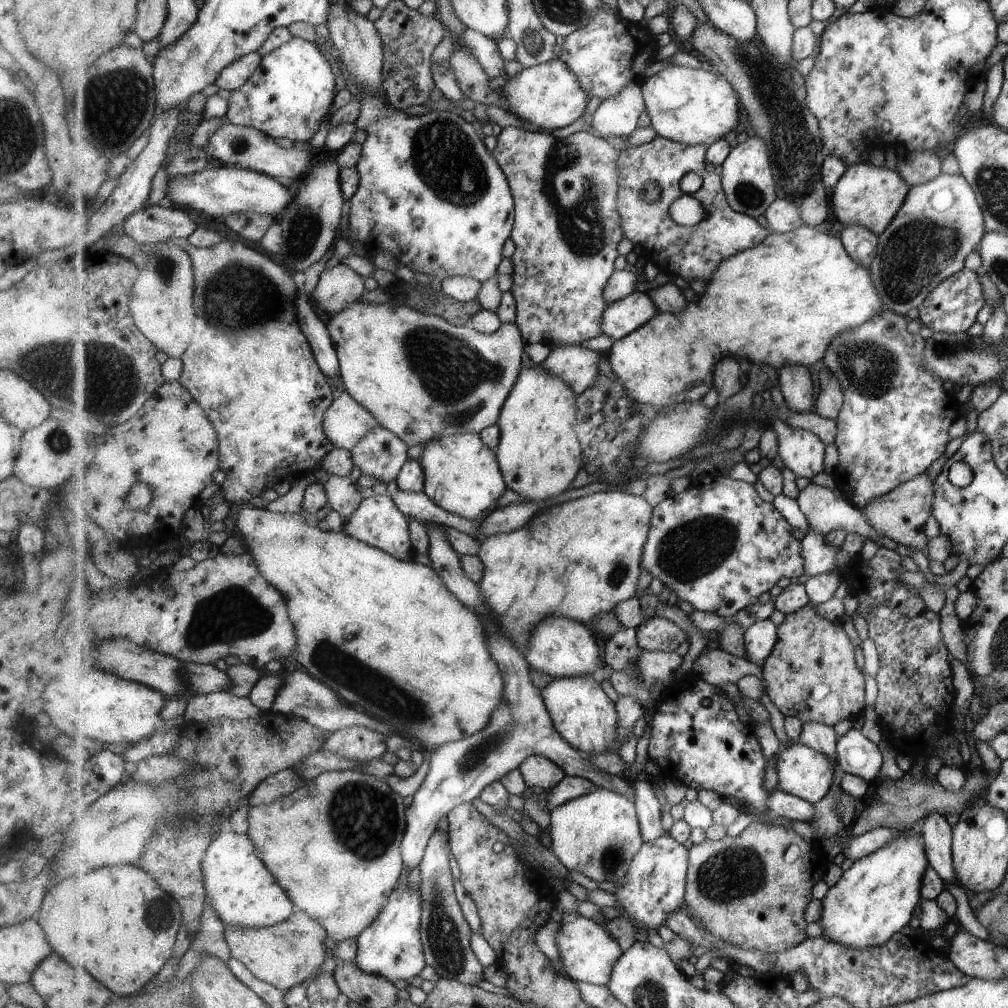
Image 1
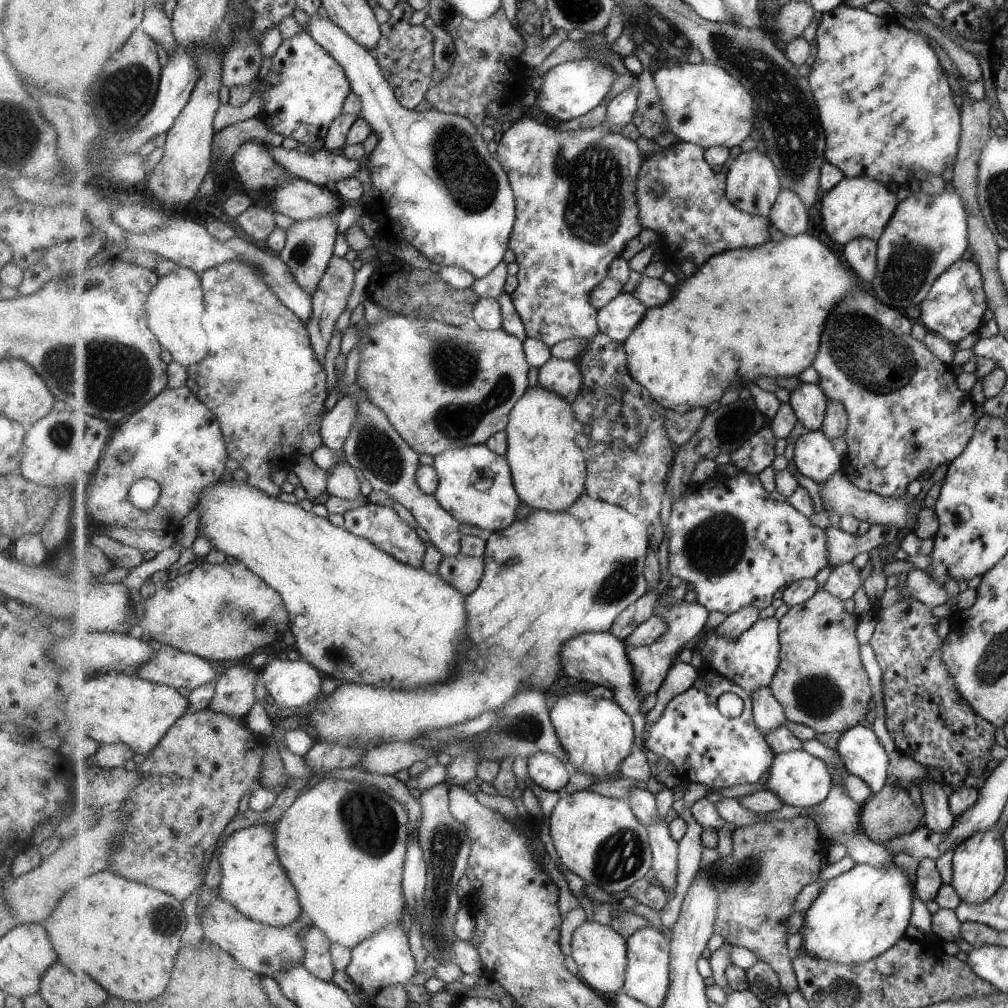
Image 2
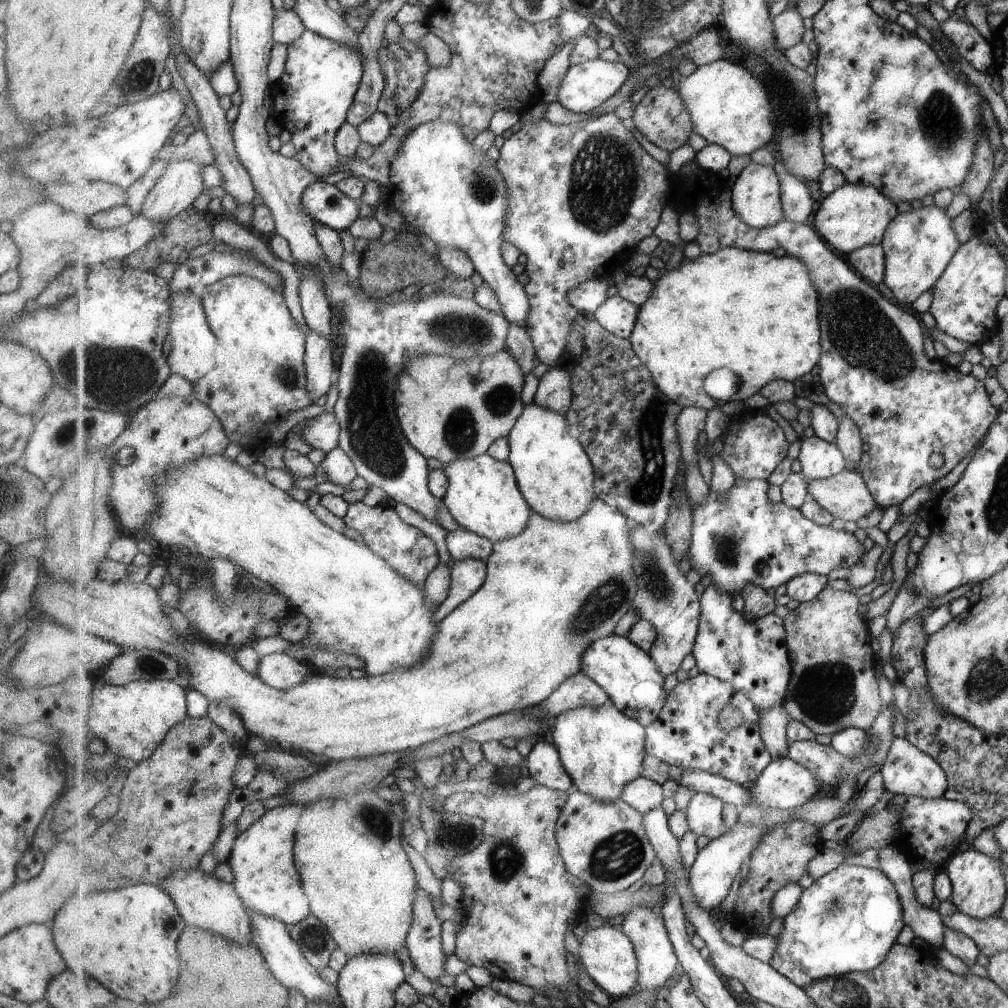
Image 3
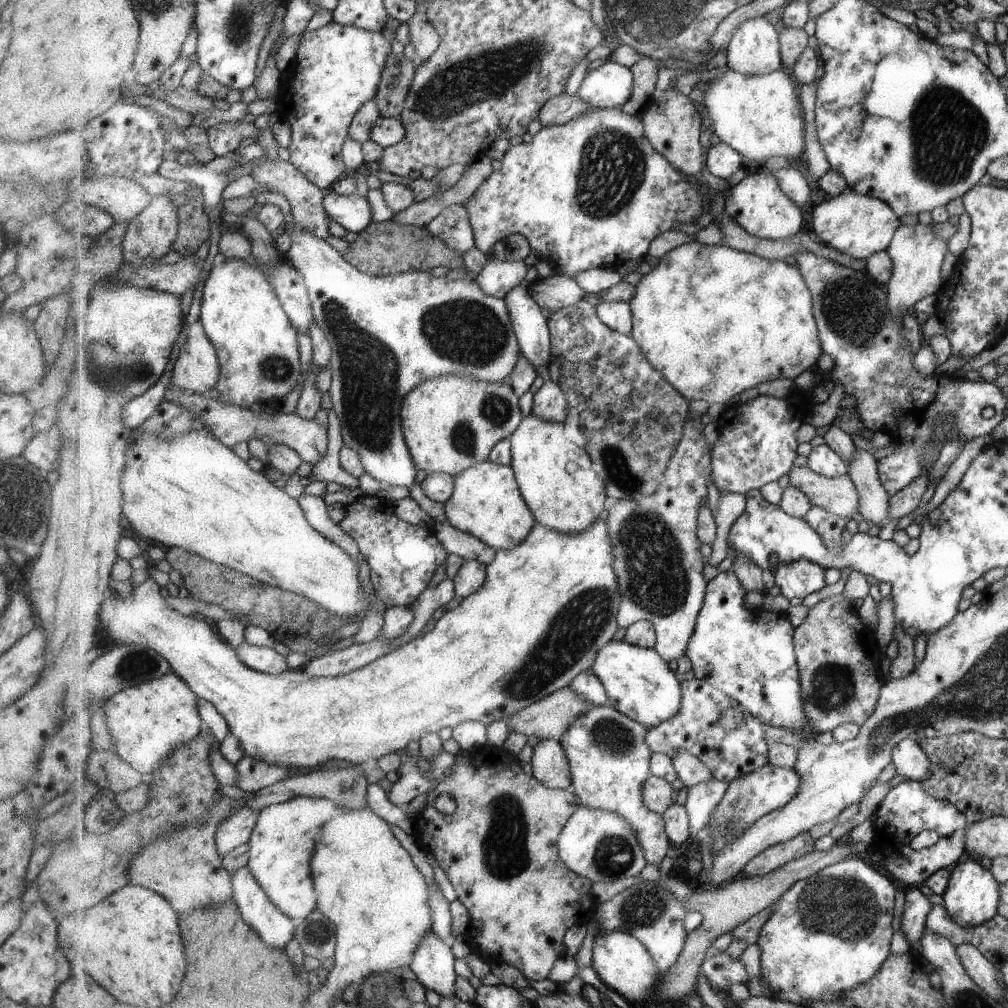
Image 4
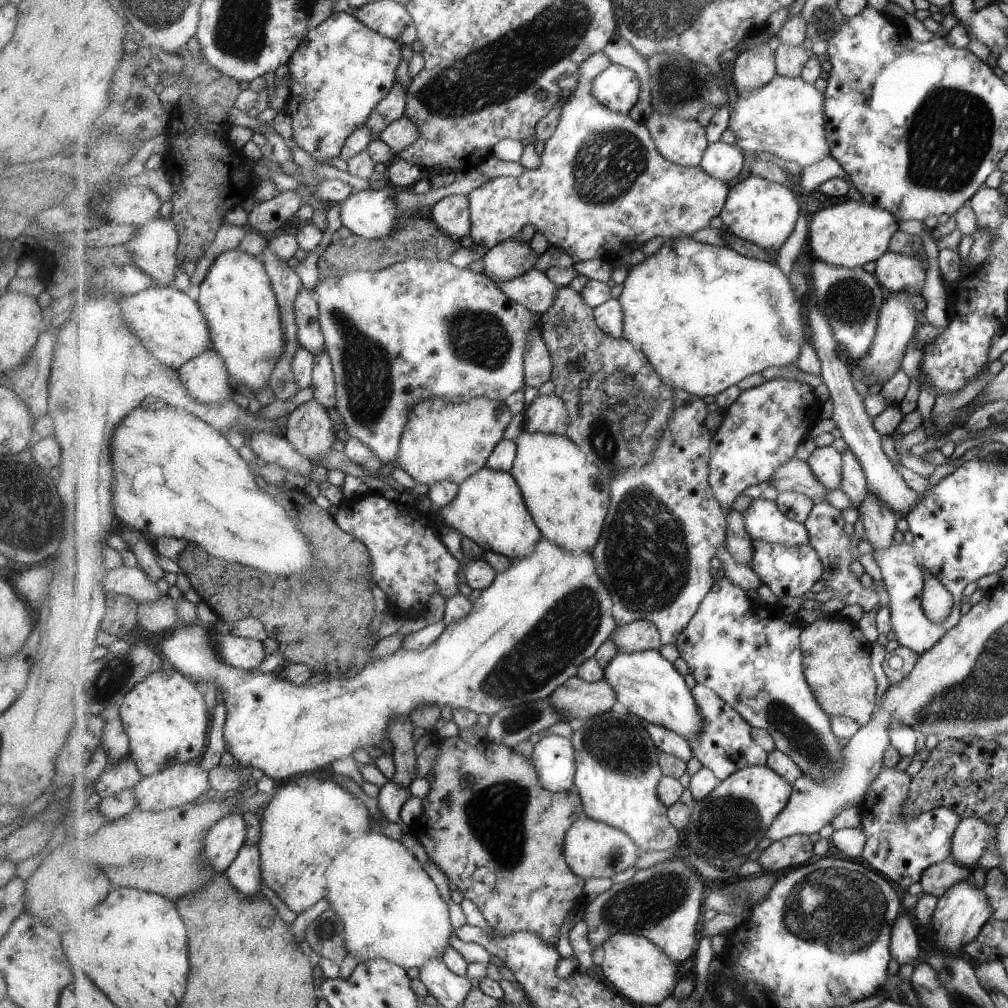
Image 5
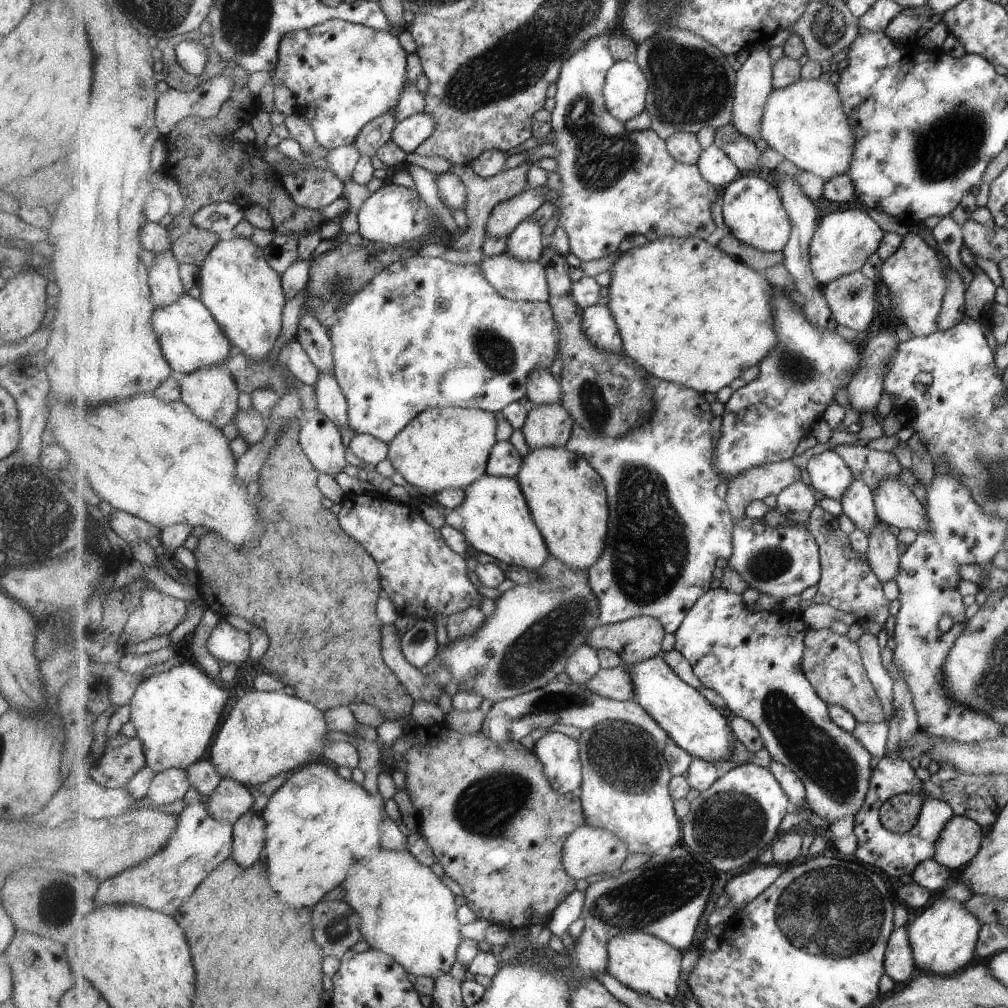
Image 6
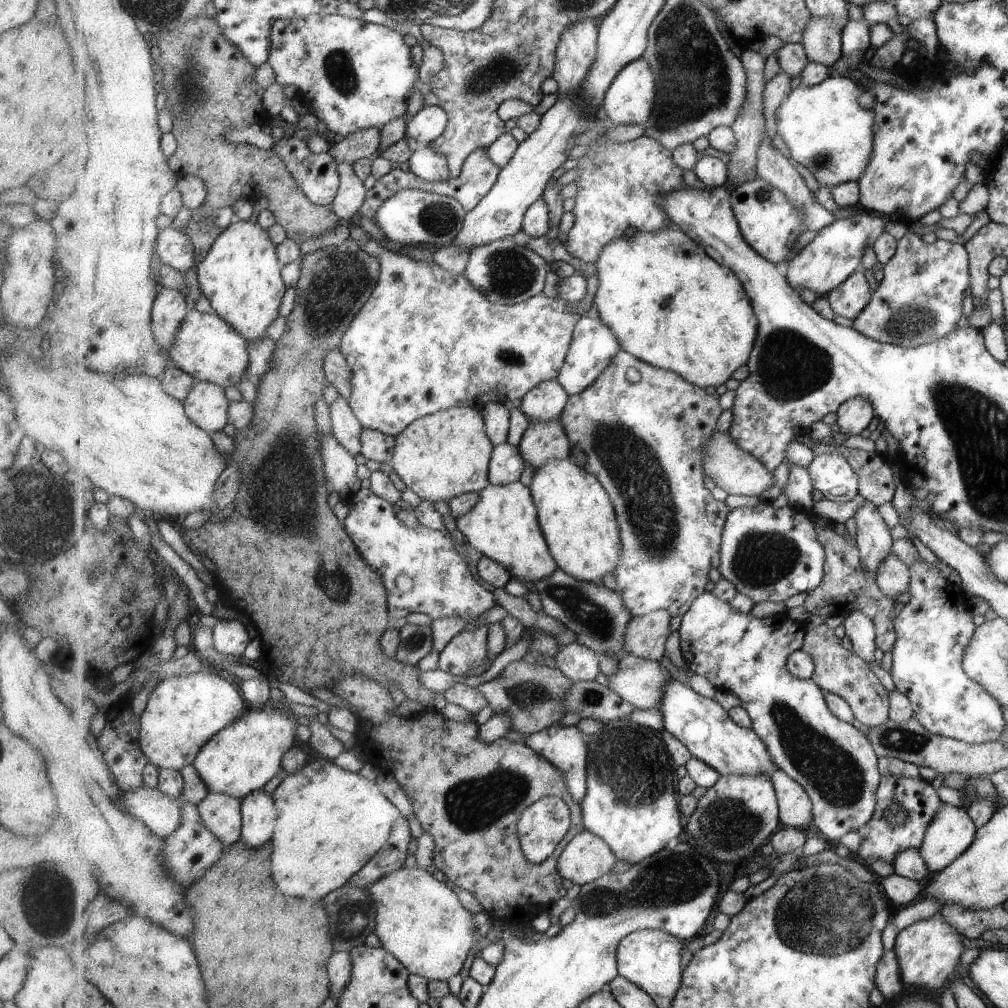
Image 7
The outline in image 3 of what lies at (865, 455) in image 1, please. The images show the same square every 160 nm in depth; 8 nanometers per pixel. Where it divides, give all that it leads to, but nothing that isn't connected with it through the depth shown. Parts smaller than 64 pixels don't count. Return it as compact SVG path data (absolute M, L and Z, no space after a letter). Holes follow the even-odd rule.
M695 159L687 162L682 166L680 172L674 176L674 187L668 194L665 200L665 206L670 208L677 208L680 206L684 210L691 212L691 217L697 220L699 224L699 234L697 235L697 242L701 248L702 253L714 253L720 248L725 247L737 247L752 251L761 251L771 253L775 248L783 248L785 252L791 256L800 258L805 264L808 264L810 269L810 275L813 284L818 288L820 294L820 319L822 330L822 355L818 366L820 367L820 377L826 388L826 393L832 402L835 402L841 406L847 416L851 417L858 425L863 437L864 442L869 445L869 455L871 457L870 462L866 468L863 469L861 474L863 475L867 488L871 491L871 494L875 497L877 504L881 508L887 508L888 506L900 505L905 498L907 498L916 488L919 488L922 484L930 484L939 480L942 476L947 474L966 454L977 445L977 442L981 440L981 436L985 434L985 430L990 428L991 422L994 422L997 415L997 408L991 406L989 402L989 396L983 388L984 381L979 381L973 377L971 373L959 374L955 367L949 366L942 359L928 359L923 351L923 334L921 334L921 326L919 322L915 320L913 314L903 312L899 306L887 302L881 294L879 294L878 286L873 285L867 279L863 278L861 274L857 274L843 258L839 258L836 252L833 252L826 241L821 236L816 228L813 226L807 226L807 224L799 224L791 221L782 221L777 223L774 227L765 227L758 229L749 226L741 217L740 214L734 209L732 203L732 189L728 182L722 181L716 173L704 169ZM937 452L942 456L942 464L939 468L934 468L927 463L929 455Z

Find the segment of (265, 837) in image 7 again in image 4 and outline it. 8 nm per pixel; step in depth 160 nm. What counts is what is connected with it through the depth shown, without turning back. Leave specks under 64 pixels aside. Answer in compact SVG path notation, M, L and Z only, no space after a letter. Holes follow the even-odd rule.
M247 865L232 874L232 878L235 901L247 924L251 924L267 944L273 948L285 948L287 954L287 946L295 938L297 922L267 898Z

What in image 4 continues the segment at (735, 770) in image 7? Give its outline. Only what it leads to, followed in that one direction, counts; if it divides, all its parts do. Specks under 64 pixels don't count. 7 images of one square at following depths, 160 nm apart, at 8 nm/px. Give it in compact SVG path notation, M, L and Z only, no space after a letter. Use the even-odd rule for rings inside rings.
M614 639L599 650L592 668L607 688L609 700L606 705L618 709L634 722L653 728L679 714L683 704L681 677L669 668L669 664L655 649Z

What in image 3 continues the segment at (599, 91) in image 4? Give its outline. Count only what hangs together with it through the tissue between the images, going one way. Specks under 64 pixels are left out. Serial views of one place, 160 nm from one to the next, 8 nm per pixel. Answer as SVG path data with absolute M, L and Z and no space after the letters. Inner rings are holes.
M591 59L580 65L569 67L561 83L557 101L572 112L591 112L608 101L626 83L632 70L621 62Z

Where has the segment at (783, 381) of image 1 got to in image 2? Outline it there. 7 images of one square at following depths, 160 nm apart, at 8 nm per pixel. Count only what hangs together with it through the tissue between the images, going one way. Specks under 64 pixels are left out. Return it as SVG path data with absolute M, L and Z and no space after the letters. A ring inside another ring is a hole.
M803 383L791 393L790 403L798 419L809 431L821 431L825 422L828 398L819 383Z

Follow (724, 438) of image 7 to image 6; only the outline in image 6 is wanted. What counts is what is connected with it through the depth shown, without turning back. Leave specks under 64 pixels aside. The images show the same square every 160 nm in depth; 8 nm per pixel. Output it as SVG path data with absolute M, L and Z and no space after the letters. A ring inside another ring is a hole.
M791 460L767 463L745 470L735 478L727 478L725 500L734 522L746 515L749 504L769 495L778 496L787 486L801 480L801 468Z

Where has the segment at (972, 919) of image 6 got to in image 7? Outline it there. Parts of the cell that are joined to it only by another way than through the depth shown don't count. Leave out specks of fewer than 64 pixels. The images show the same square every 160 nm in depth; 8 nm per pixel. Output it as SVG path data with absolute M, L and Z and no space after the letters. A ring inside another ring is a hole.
M936 914L919 920L903 928L897 936L895 936L895 944L892 948L899 962L899 974L901 974L901 982L903 982L904 991L911 991L916 988L923 988L927 993L935 994L938 988L941 988L945 981L949 980L951 974L957 971L959 967L959 959L963 952L964 945L962 940L965 939L942 915Z

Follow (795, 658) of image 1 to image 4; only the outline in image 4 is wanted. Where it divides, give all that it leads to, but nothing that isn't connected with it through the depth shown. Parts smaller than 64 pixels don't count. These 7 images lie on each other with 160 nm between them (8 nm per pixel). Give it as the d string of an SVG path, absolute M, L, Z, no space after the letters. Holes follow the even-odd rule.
M797 560L793 564L775 565L770 576L772 582L780 588L781 594L787 599L805 598L812 592L825 587L825 568L813 564L809 560ZM844 593L829 596L810 608L803 623L795 630L795 654L800 669L803 710L816 734L832 733L841 724L856 723L862 726L871 719L879 704L879 692L882 689L879 680L881 655L877 651L875 632L863 624L852 602L845 598Z

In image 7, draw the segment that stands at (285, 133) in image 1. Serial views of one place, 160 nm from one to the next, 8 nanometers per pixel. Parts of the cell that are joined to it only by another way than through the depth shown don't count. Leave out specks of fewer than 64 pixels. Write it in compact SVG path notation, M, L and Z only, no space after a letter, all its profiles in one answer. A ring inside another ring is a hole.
M313 14L313 16L307 16L307 18L295 18L295 20L279 19L274 22L270 41L270 60L268 63L276 75L276 83L282 88L286 86L294 87L297 91L297 96L313 108L314 115L317 116L318 120L325 124L325 128L335 136L336 143L343 142L345 137L355 132L370 127L382 128L385 124L389 124L391 120L397 120L397 118L404 116L407 108L409 108L411 94L413 94L413 90L415 90L415 82L420 80L420 68L415 66L411 48L405 44L405 38L403 38L397 30L391 30L391 28L379 26L379 24L365 23L361 19L353 19L345 17L344 15L319 16L319 14Z

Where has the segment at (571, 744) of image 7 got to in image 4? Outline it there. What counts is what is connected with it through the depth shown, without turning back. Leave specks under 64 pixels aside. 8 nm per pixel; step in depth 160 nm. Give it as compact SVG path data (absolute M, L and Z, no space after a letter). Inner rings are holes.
M540 739L534 746L529 769L548 788L572 788L569 758L559 739Z

